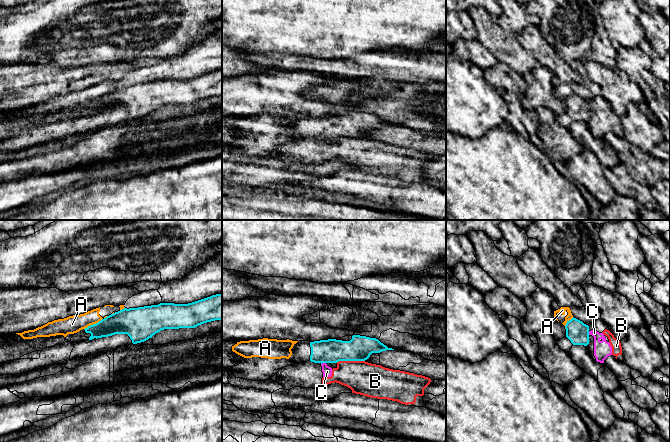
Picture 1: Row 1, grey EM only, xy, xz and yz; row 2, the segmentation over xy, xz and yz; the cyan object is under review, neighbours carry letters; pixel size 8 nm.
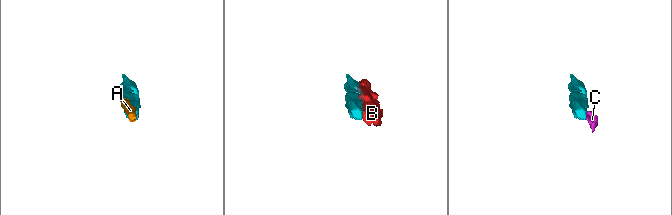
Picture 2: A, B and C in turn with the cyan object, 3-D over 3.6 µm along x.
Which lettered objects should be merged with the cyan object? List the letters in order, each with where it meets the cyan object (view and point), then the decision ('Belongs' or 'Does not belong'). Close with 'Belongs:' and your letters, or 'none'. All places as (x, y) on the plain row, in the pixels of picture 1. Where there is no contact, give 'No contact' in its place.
A: Touches cyan at xy (93, 100). Belongs
B: Touches cyan at xz (350, 136). Does not belong
C: Touches cyan at xz (323, 138). Does not belong
Belongs: A

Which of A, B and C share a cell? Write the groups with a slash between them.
A / B C

